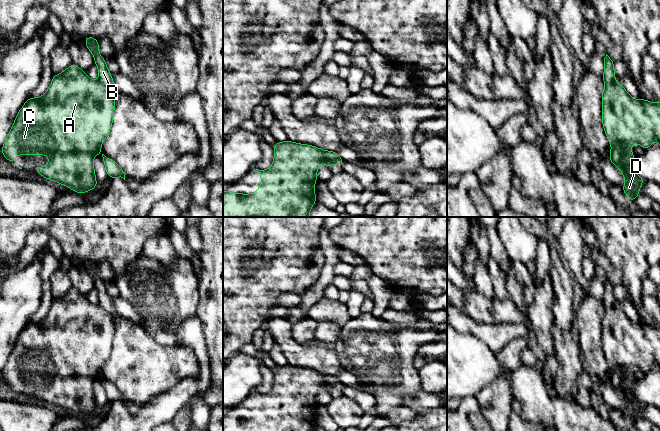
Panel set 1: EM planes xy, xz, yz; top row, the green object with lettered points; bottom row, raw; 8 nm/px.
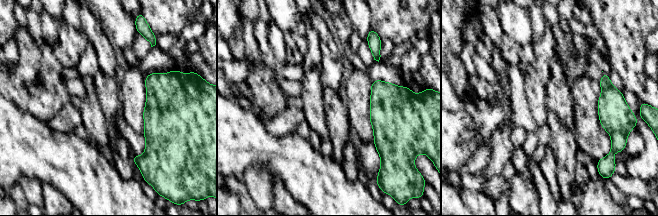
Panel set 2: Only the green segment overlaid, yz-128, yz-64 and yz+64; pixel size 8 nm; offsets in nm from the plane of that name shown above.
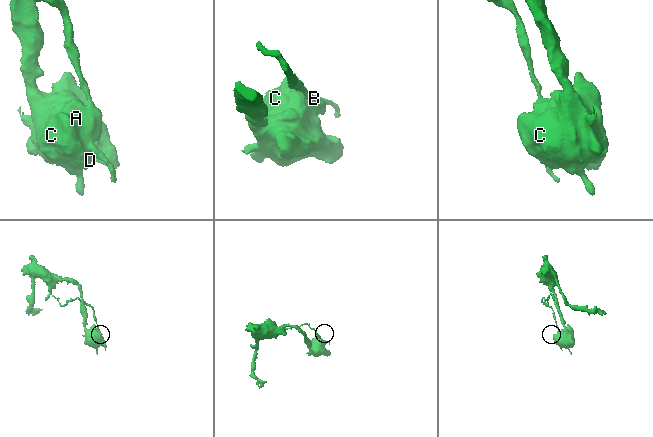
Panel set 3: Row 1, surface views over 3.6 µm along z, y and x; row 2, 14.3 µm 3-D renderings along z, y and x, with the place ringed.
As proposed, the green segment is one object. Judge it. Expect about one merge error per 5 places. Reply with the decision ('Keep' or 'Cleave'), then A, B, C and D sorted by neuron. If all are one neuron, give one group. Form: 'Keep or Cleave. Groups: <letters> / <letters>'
Cleave. Groups: A C D / B

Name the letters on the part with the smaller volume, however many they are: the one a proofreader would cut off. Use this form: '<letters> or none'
B

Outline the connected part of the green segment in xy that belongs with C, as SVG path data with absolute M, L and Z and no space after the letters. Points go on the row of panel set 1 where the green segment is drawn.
M72 63L63 73L53 76L52 83L43 96L30 97L25 102L4 142L2 154L11 163L20 153L27 156L47 154L50 163L46 167L34 167L36 173L46 179L68 186L78 194L88 192L98 185L95 178L93 157L101 153L101 144L110 133L114 108L114 93L101 82L91 80L86 72Z

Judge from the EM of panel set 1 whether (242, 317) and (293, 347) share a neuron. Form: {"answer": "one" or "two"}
{"answer": "two"}

